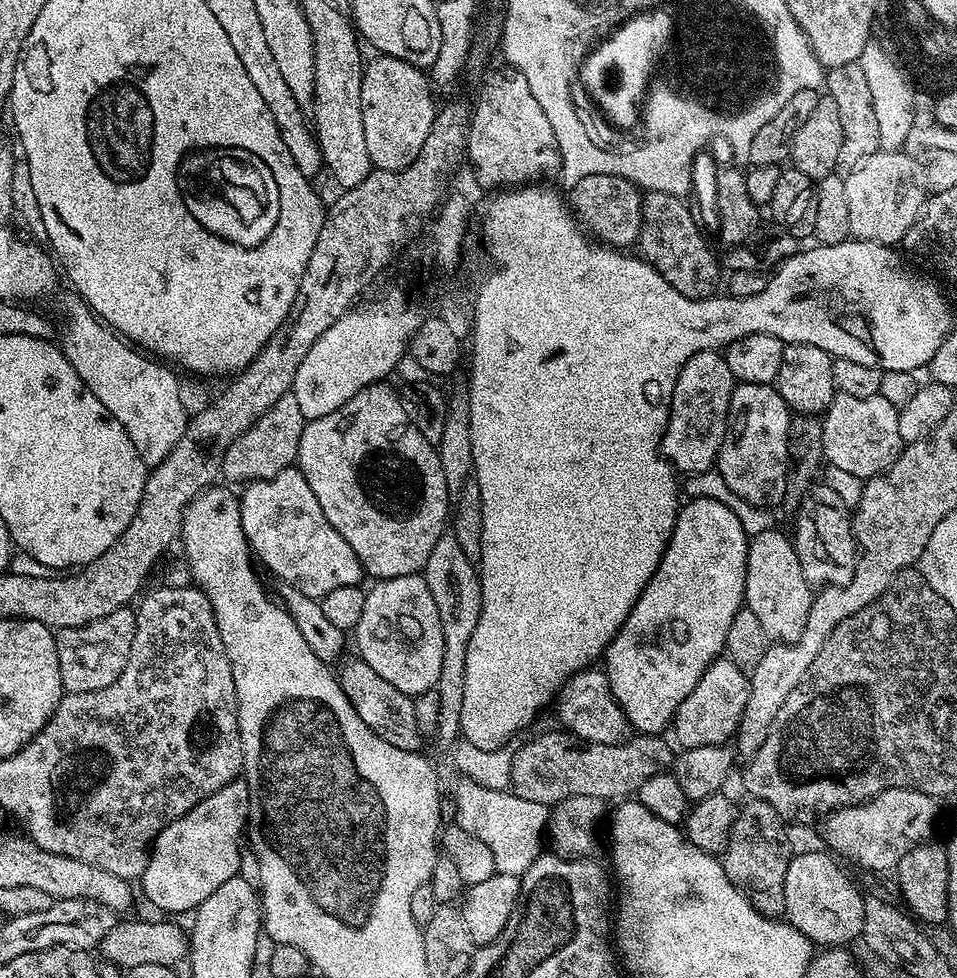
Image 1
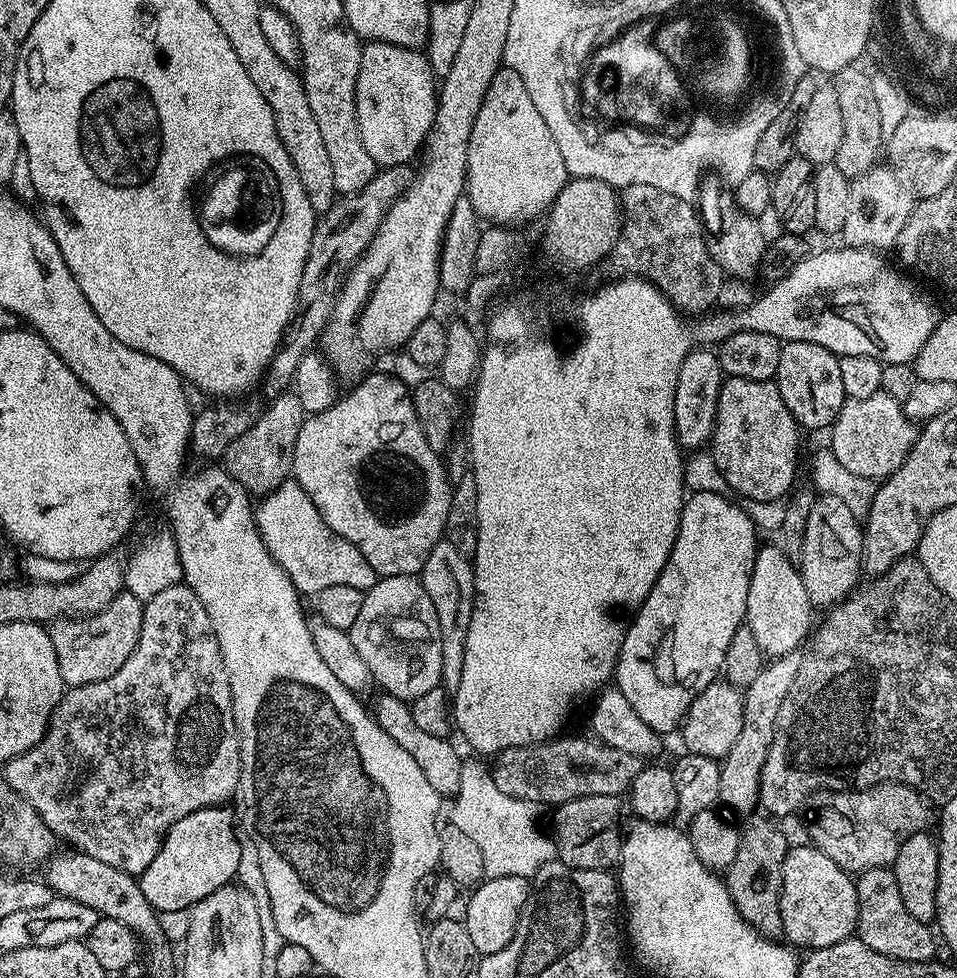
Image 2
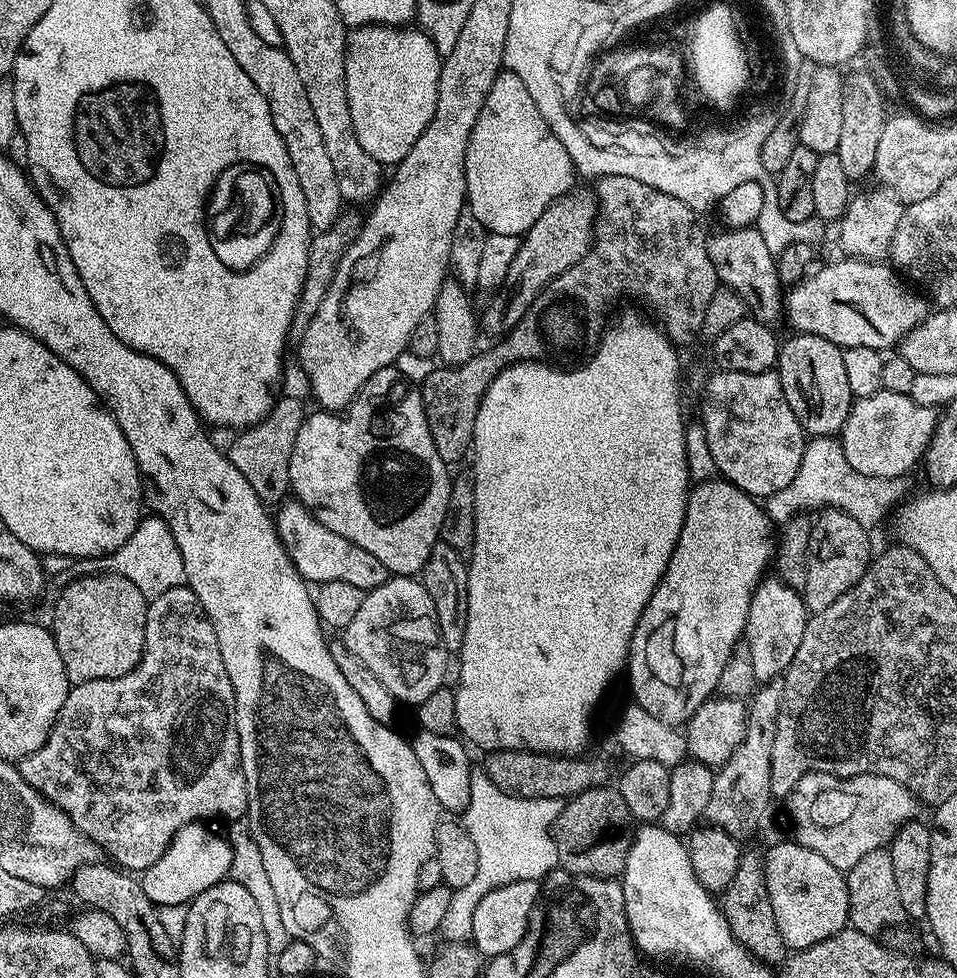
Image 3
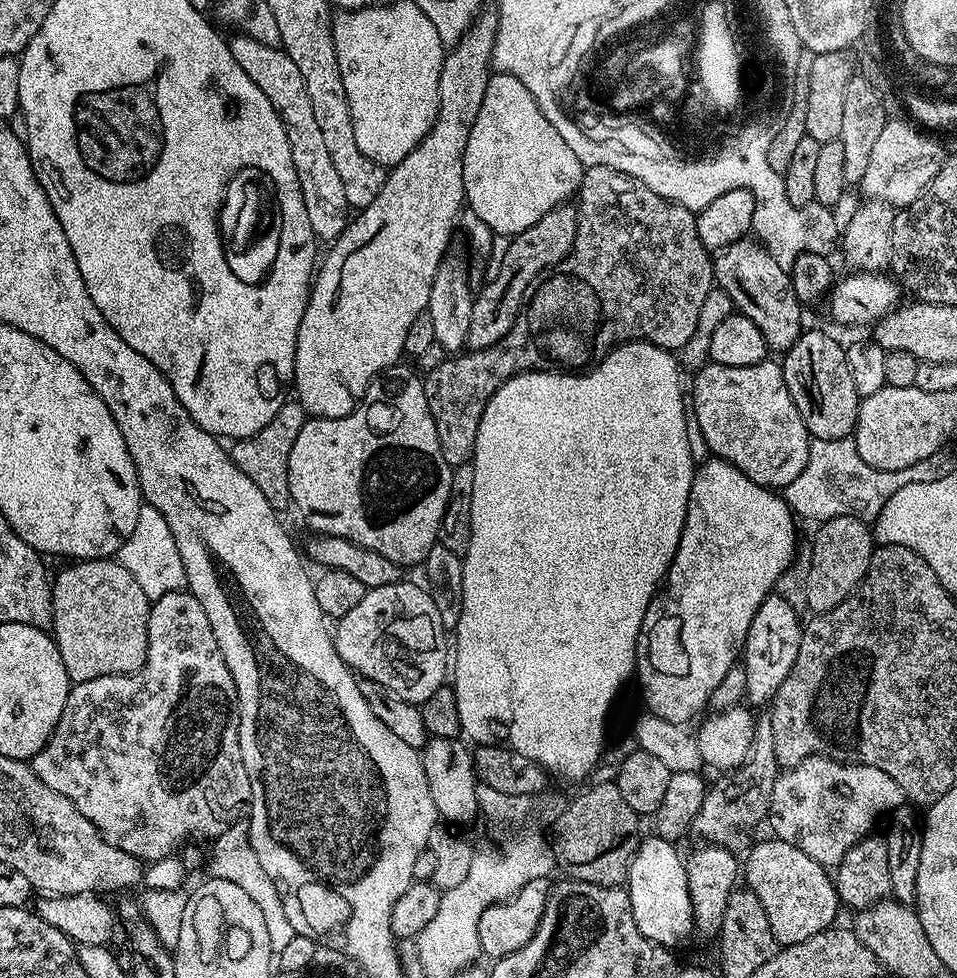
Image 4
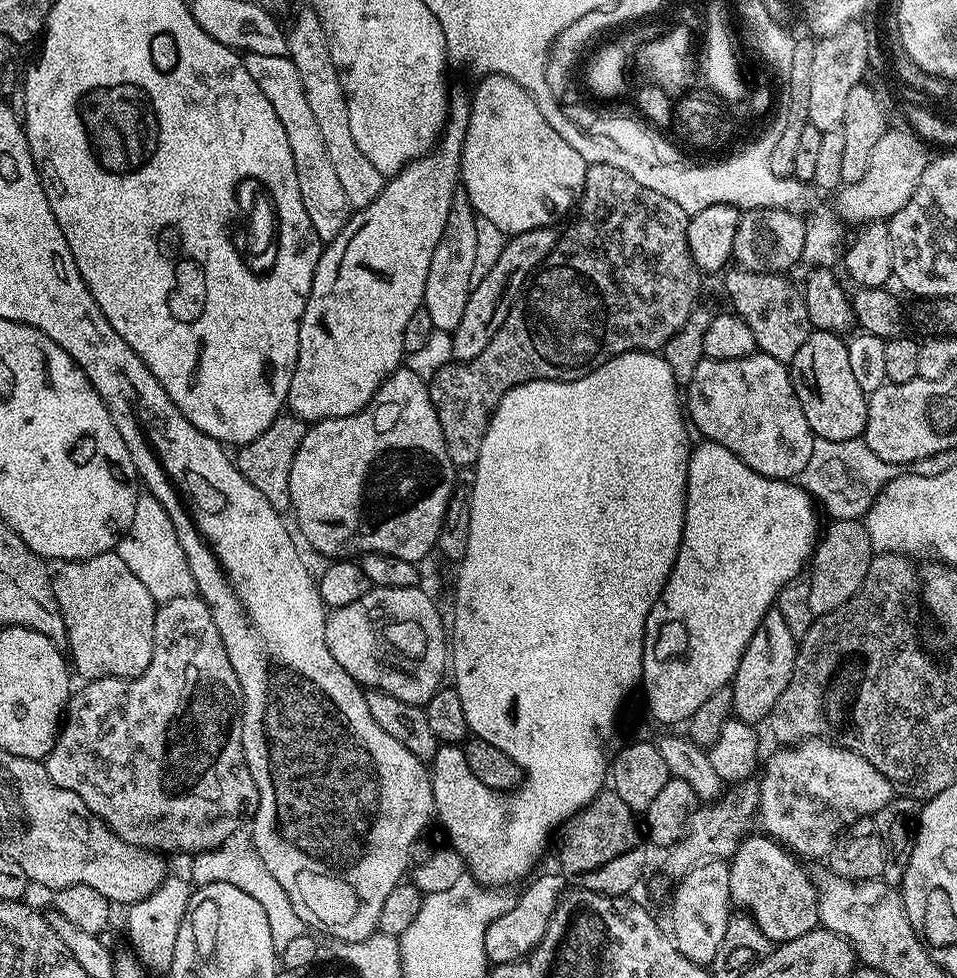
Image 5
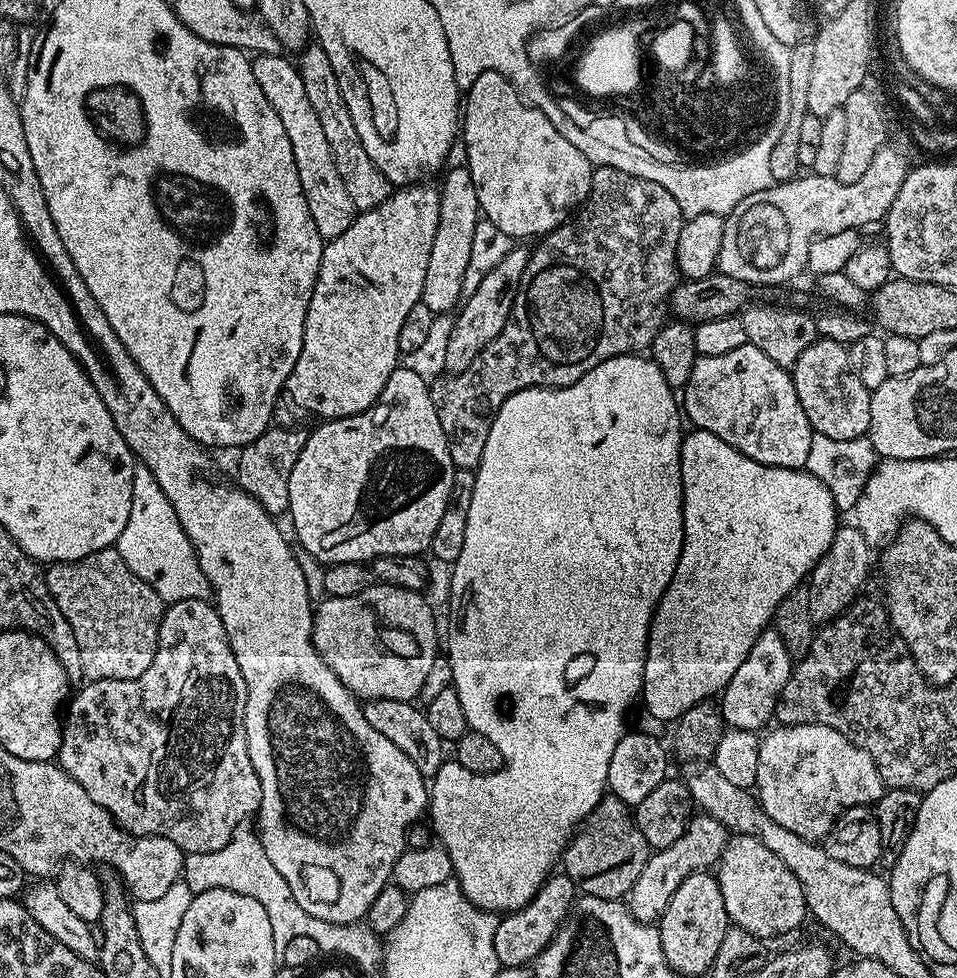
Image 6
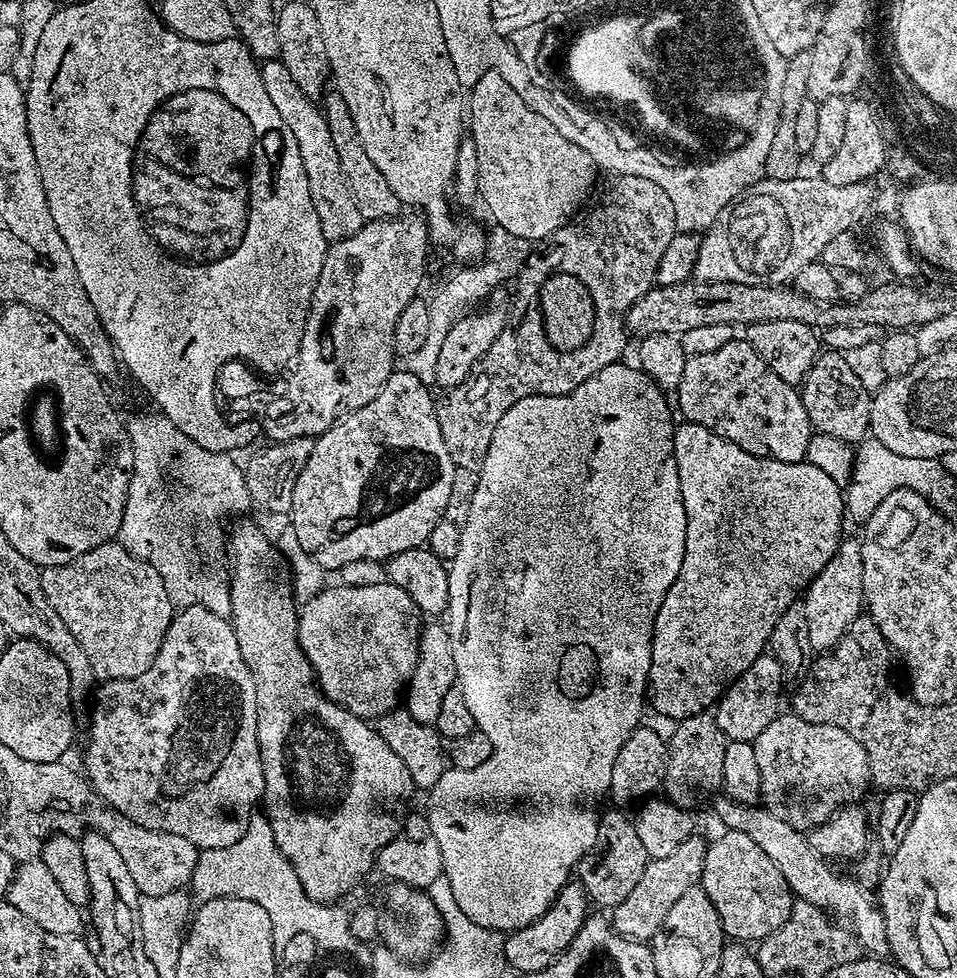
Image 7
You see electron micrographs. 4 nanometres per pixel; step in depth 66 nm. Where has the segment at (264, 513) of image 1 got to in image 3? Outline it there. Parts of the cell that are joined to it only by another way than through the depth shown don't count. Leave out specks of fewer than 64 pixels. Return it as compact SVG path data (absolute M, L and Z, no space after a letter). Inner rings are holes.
M281 503L275 509L276 532L301 578L316 586L326 582L350 582L363 592L374 590L389 580L386 566L382 566L374 554L362 550L362 546L354 541L342 538L342 534L334 534L334 530L326 530L326 526L322 526L322 522L318 522L303 504L288 503Z

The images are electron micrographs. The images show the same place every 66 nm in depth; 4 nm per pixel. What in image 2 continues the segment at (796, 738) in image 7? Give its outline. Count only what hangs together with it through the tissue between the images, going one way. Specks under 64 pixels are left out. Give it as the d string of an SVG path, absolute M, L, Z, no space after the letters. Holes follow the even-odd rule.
M878 784L851 794L836 794L831 799L832 804L822 805L812 824L811 843L849 874L891 866L898 858L902 842L929 827L925 797L906 784Z

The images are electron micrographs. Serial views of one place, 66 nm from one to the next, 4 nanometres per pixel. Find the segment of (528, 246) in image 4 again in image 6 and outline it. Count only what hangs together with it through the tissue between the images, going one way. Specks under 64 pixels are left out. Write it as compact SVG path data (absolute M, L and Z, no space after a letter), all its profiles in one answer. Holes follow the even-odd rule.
M515 246L496 268L482 278L482 284L459 305L455 313L456 321L447 329L450 343L446 345L445 373L465 372L470 362L474 362L474 358L478 358L478 354L482 354L482 350L486 350L486 346L494 342L498 334L502 334L512 313L516 291L528 265L529 255L528 248Z

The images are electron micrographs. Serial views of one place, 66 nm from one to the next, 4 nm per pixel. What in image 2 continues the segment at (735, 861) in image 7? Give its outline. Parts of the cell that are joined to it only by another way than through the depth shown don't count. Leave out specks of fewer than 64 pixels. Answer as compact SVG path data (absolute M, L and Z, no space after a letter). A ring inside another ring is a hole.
M815 846L793 847L784 860L780 891L783 939L800 950L825 948L847 940L856 931L860 903L855 879Z

